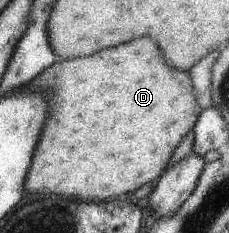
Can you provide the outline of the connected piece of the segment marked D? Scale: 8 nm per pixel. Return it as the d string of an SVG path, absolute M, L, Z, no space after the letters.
M148 37L102 49L90 57L55 62L25 86L30 91L50 93L50 99L44 99L44 103L50 101L50 119L46 119L24 183L26 193L38 195L66 195L68 199L92 203L129 197L140 185L156 181L165 171L171 153L201 113L194 101L188 72L168 69L162 53L158 47L152 49Z

